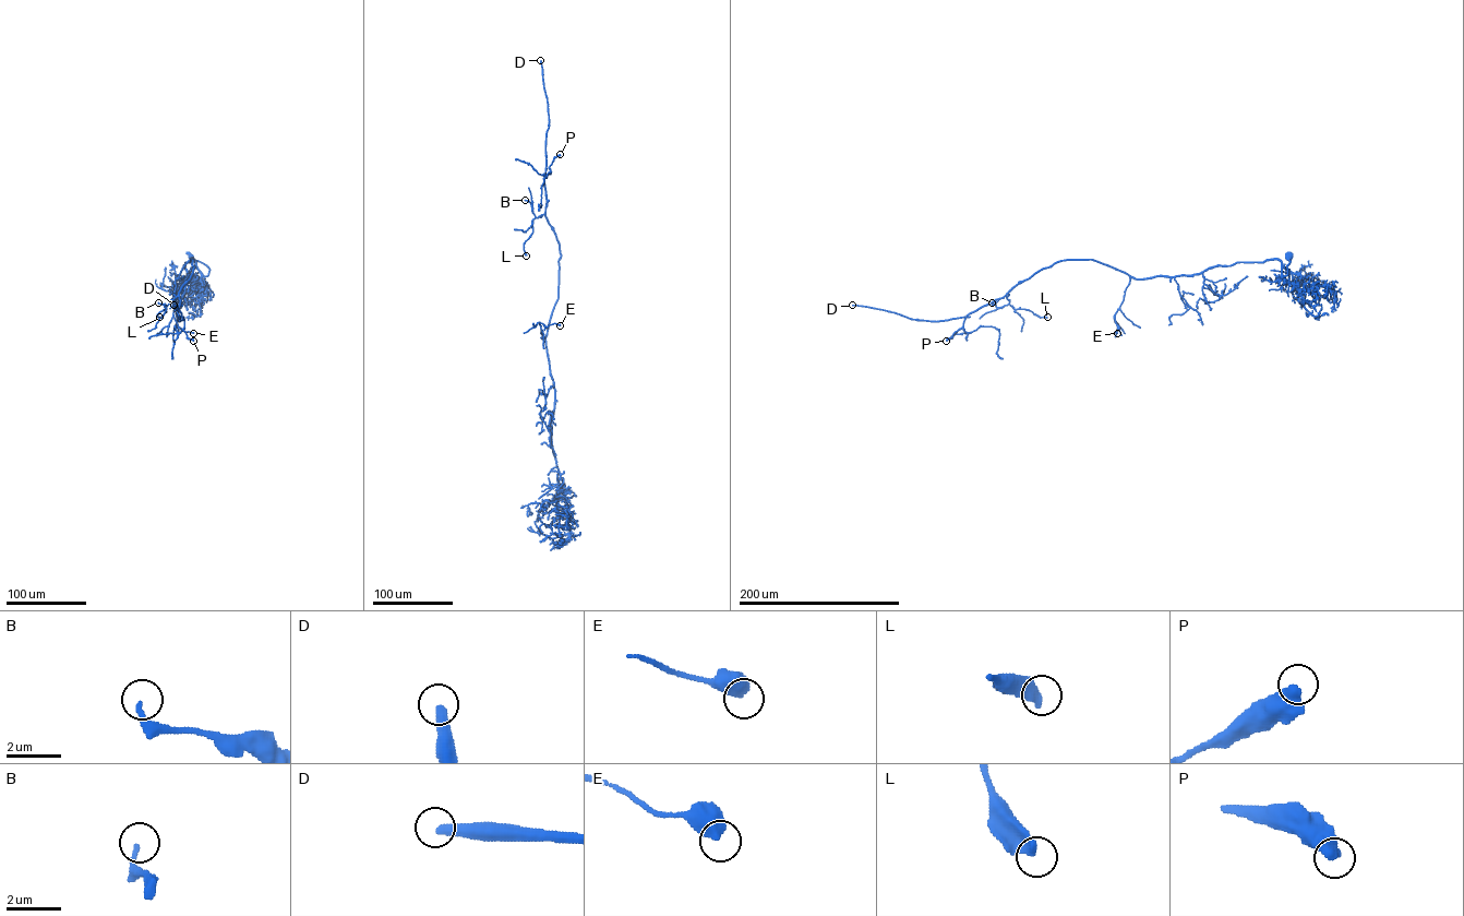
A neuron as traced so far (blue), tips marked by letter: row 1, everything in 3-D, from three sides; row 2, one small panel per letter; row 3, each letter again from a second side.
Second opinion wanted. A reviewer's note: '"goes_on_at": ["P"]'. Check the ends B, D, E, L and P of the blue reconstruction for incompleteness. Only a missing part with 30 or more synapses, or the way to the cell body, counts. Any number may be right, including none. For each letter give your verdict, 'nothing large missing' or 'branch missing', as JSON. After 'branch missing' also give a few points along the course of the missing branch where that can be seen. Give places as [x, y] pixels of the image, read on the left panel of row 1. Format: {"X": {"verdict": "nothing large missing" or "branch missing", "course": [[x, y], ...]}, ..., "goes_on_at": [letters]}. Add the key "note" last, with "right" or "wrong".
{"B": {"verdict": "nothing large missing"}, "D": {"verdict": "branch missing", "course": [[174, 305], [170, 302], [170, 268], [176, 232], [169, 215], [177, 214], [179, 225], [157, 241]]}, "E": {"verdict": "nothing large missing"}, "L": {"verdict": "nothing large missing"}, "P": {"verdict": "nothing large missing"}, "goes_on_at": ["D"], "note": "wrong"}

